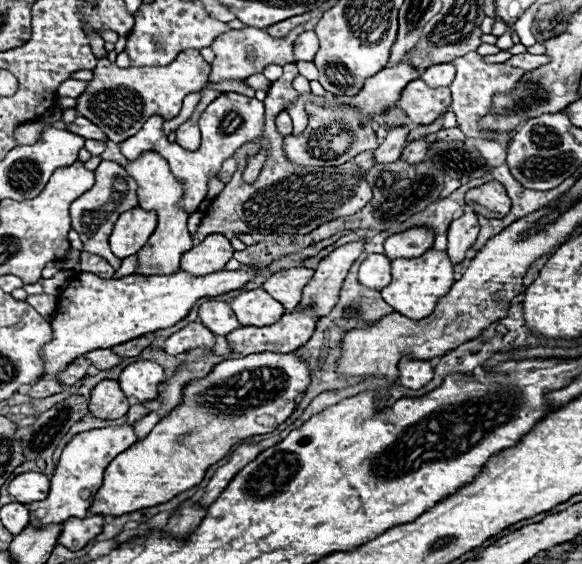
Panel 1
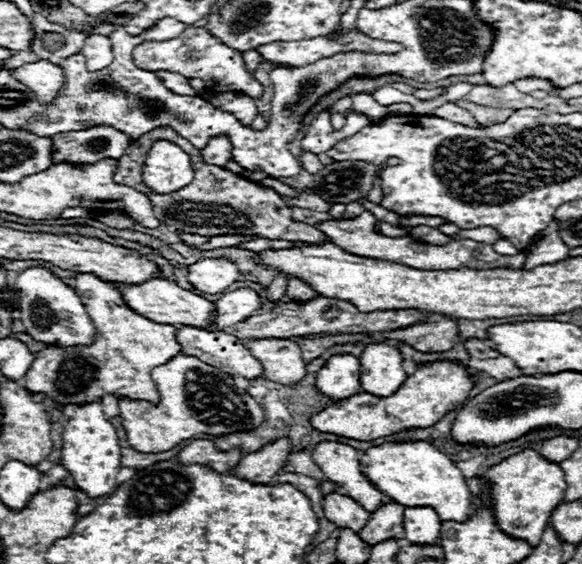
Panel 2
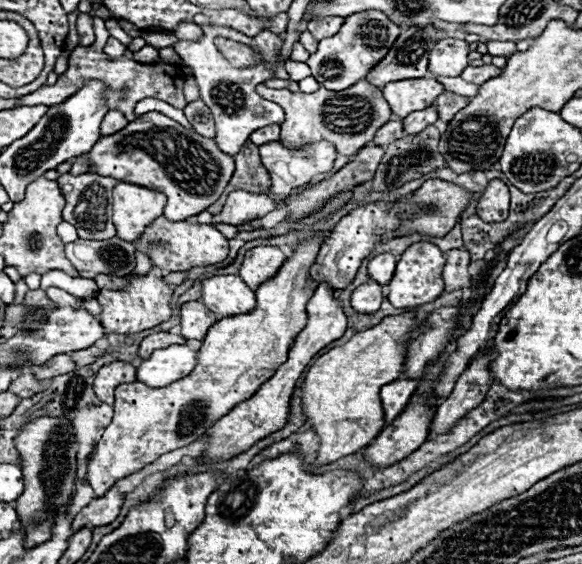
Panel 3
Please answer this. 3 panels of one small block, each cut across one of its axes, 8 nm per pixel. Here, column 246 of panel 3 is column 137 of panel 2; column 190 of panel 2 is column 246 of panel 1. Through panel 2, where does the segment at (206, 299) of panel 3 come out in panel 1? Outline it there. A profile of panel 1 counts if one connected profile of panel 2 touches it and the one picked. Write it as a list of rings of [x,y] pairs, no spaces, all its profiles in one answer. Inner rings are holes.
[[[262,288],[244,292],[232,300],[232,310],[236,312],[240,324],[266,326],[278,322],[286,312],[280,302],[270,298]]]

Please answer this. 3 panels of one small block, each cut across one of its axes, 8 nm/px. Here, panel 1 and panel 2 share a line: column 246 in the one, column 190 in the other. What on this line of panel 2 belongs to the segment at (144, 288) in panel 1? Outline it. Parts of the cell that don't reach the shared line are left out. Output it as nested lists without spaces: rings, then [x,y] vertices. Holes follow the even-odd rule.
[[[202,258],[188,266],[188,280],[194,284],[194,288],[208,294],[226,290],[232,282],[238,280],[238,276],[238,266],[226,258]]]

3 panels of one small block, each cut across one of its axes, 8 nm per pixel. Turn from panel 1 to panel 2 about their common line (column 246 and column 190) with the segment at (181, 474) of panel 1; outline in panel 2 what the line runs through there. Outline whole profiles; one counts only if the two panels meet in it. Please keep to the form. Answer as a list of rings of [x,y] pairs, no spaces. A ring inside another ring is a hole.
[[[178,354],[170,362],[154,368],[152,378],[160,394],[158,404],[118,398],[120,418],[122,426],[126,428],[128,442],[140,452],[166,452],[194,434],[218,436],[244,432],[246,428],[254,428],[264,422],[264,412],[258,402],[248,396],[246,390],[238,388],[230,374],[204,364],[196,356]]]

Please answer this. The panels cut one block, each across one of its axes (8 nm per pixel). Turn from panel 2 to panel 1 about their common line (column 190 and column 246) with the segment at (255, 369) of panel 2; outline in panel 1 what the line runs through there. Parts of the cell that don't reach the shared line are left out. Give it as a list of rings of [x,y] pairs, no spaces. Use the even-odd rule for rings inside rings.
[[[288,312],[272,326],[242,326],[226,336],[228,346],[234,354],[258,354],[258,352],[278,352],[288,354],[310,340],[318,318],[314,312]]]

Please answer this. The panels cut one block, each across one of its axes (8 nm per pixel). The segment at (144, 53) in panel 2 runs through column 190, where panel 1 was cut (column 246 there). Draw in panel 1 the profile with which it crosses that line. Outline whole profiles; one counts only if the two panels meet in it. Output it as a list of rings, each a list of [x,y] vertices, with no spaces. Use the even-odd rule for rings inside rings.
[[[246,26],[242,30],[230,30],[228,34],[222,34],[214,40],[214,44],[210,46],[216,54],[216,60],[212,62],[212,72],[210,72],[210,82],[222,82],[222,80],[246,80],[252,74],[260,74],[266,66],[270,64],[292,64],[294,62],[294,54],[292,54],[292,44],[296,40],[296,36],[300,36],[304,32],[304,26],[294,28],[288,36],[284,38],[272,38],[266,30],[256,30],[252,26]]]

